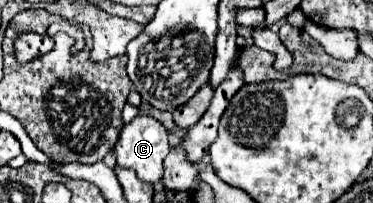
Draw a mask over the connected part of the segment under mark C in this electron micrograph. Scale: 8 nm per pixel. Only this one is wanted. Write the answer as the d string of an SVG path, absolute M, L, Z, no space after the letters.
M136 115L130 123L124 125L120 139L114 147L116 153L116 165L124 167L124 169L132 169L136 171L138 179L142 179L144 183L158 183L162 177L162 161L164 157L170 153L170 145L168 145L168 131L164 129L164 125L160 121L156 121L154 117L148 115Z

